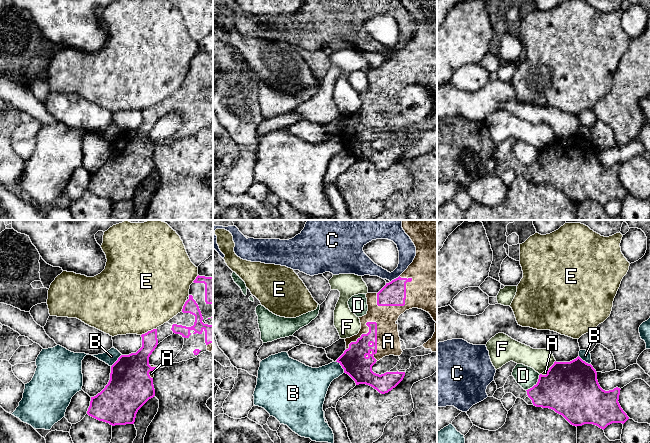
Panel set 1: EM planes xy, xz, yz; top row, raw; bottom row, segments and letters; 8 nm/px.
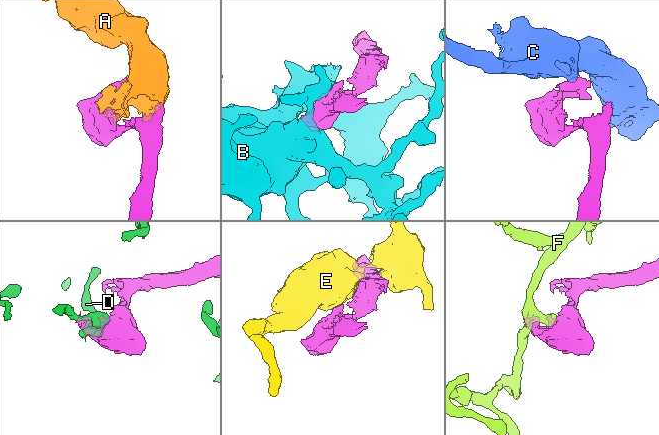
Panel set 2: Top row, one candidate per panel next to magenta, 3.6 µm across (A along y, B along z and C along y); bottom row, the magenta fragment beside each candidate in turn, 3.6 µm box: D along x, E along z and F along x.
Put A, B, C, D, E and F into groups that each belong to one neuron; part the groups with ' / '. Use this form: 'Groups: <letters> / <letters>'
Groups: A / B / C / D / E / F

